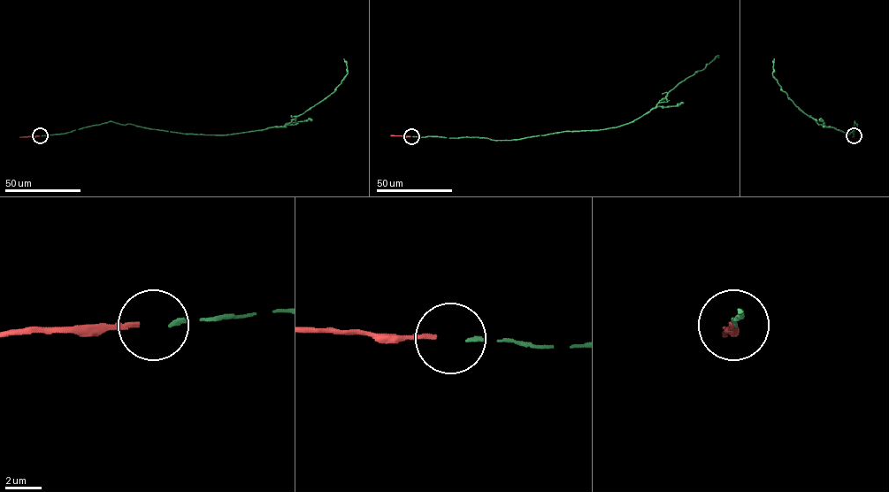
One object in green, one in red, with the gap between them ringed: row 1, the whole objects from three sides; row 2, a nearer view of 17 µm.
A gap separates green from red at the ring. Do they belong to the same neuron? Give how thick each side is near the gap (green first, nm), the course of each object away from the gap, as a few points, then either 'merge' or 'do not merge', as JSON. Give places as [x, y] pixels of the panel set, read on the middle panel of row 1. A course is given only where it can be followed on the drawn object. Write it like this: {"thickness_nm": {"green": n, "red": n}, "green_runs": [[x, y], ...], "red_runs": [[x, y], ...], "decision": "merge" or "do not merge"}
{"thickness_nm": {"green": 200, "red": 240}, "green_runs": [[412, 136], [513, 140], [565, 131], [616, 127], [647, 113], [678, 84], [704, 69], [718, 55], [715, 57]], "red_runs": [[410, 136], [390, 135]], "decision": "merge"}

